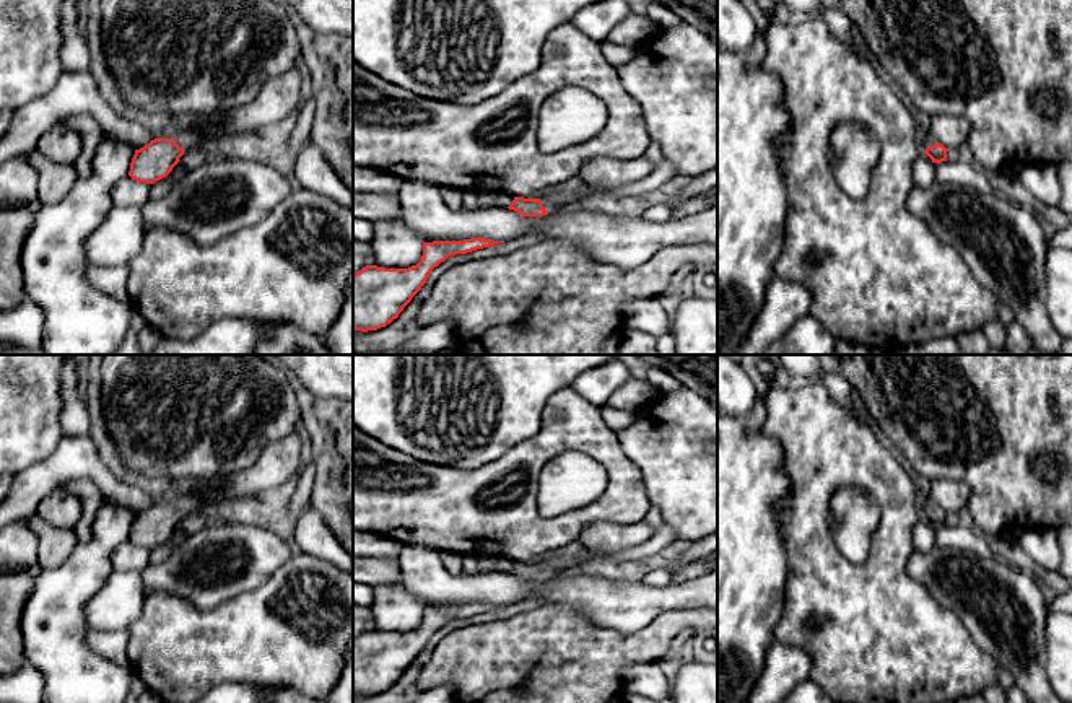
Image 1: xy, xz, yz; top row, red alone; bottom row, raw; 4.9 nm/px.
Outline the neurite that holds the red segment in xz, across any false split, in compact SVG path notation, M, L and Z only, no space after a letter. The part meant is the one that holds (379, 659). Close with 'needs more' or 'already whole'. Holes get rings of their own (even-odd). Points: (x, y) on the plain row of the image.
M473 602L423 607L423 620L408 633L366 630L353 640L353 693L368 696L386 692L426 648L434 631L455 618L467 618L503 605Z; already whole

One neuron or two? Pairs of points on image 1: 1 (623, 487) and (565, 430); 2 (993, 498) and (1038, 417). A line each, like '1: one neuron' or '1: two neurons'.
1: one neuron
2: one neuron

